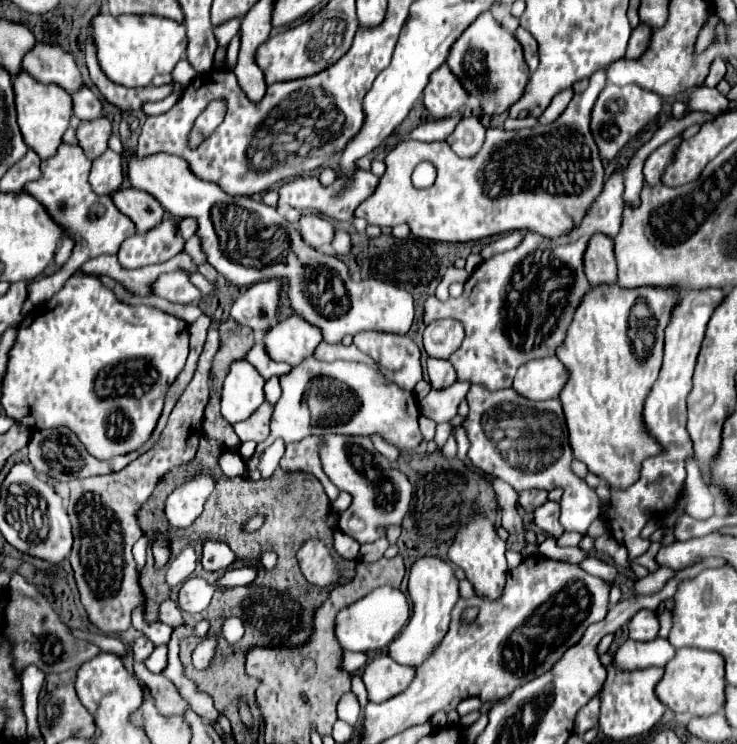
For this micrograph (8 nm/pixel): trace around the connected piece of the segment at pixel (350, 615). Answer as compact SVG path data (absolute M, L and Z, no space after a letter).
M378 587L368 593L364 599L356 601L348 609L342 609L336 617L336 637L344 651L376 651L386 647L392 639L396 639L402 627L410 619L410 601L408 597L394 587Z

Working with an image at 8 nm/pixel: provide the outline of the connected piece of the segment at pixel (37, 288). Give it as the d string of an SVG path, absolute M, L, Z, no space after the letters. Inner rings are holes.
M62 143L54 157L50 157L48 161L42 161L40 181L32 181L24 187L24 191L28 191L32 197L36 197L46 207L52 221L56 221L64 229L64 237L70 237L74 241L72 255L62 265L60 271L56 271L54 275L36 279L34 283L28 285L28 299L34 305L40 305L40 303L48 301L64 285L64 281L74 271L80 269L80 265L84 261L88 261L92 257L98 257L98 255L104 255L104 253L114 255L116 249L120 247L120 243L124 241L124 237L130 237L136 231L136 229L132 229L132 221L116 209L110 195L100 197L92 191L92 187L88 183L90 167L92 167L92 161L84 155L84 151L78 145ZM32 293L34 293L34 299L32 299Z

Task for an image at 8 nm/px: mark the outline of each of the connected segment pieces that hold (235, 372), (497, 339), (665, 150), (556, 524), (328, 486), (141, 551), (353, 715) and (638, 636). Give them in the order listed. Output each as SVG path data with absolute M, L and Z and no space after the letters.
M236 361L222 389L222 415L230 423L248 419L264 403L264 377L248 363Z
M626 167L612 171L582 225L572 229L568 237L548 239L528 231L516 249L498 253L474 269L460 301L444 301L444 305L440 305L440 301L432 297L432 309L472 309L472 333L466 333L466 343L450 357L460 381L472 381L488 391L498 391L512 387L520 365L556 355L556 349L564 343L574 311L592 289L584 275L584 251L590 237L604 233L614 239L620 231L624 169Z
M676 137L676 139L672 139L672 141L660 145L654 153L648 155L648 159L646 159L646 163L644 163L644 179L646 179L646 183L648 183L650 187L662 183L662 173L664 173L664 169L670 165L670 161L672 161L672 157L674 157L672 153L674 153L674 149L676 149L680 143L682 143L682 137Z
M546 501L542 507L538 507L534 511L534 523L536 523L536 527L542 529L544 533L556 537L556 539L564 533L558 517L560 517L560 505L554 503L554 501Z
M310 437L310 439L304 439L304 441L298 441L298 443L292 443L292 445L286 445L286 453L280 461L280 467L284 471L302 471L302 473L312 473L316 475L330 501L334 501L338 497L338 487L328 479L328 475L324 473L322 469L322 461L320 461L320 437Z
M142 535L142 539L134 545L134 559L136 559L136 563L138 563L138 569L142 569L142 567L144 567L148 543L150 543L150 537L148 537L148 535Z
M346 693L346 695L340 699L340 705L338 705L338 719L346 721L348 725L354 727L354 725L358 723L360 715L362 715L362 707L360 707L356 695L354 695L354 693Z
M642 609L640 613L636 613L630 623L628 623L628 633L634 641L652 641L658 637L658 615L654 611Z

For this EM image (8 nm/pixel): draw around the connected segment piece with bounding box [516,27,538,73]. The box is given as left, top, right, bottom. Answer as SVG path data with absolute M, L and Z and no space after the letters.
M522 27L516 31L516 37L518 37L518 41L524 45L524 59L528 61L530 73L534 73L536 67L538 67L538 43L536 43L536 39L534 39L526 29L522 29Z

